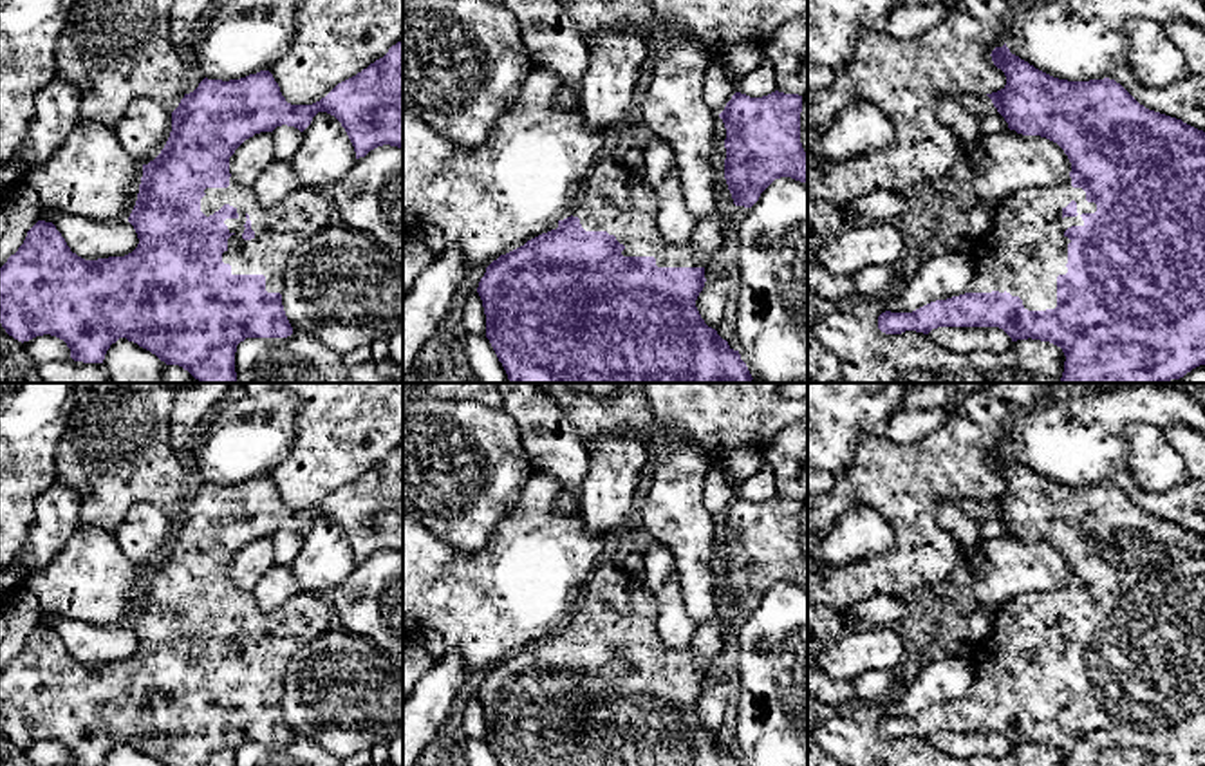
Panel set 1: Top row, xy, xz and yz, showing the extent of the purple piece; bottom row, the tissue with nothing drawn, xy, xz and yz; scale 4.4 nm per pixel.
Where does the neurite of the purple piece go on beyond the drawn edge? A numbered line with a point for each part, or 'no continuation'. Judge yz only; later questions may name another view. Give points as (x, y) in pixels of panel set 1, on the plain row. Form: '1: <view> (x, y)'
1: yz (1025, 656)

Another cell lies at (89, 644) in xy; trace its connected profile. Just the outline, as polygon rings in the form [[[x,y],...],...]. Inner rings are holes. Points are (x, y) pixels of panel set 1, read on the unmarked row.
[[[58,618],[52,629],[65,643],[72,658],[85,665],[125,661],[137,649],[137,638],[130,627],[98,627],[85,621]]]

